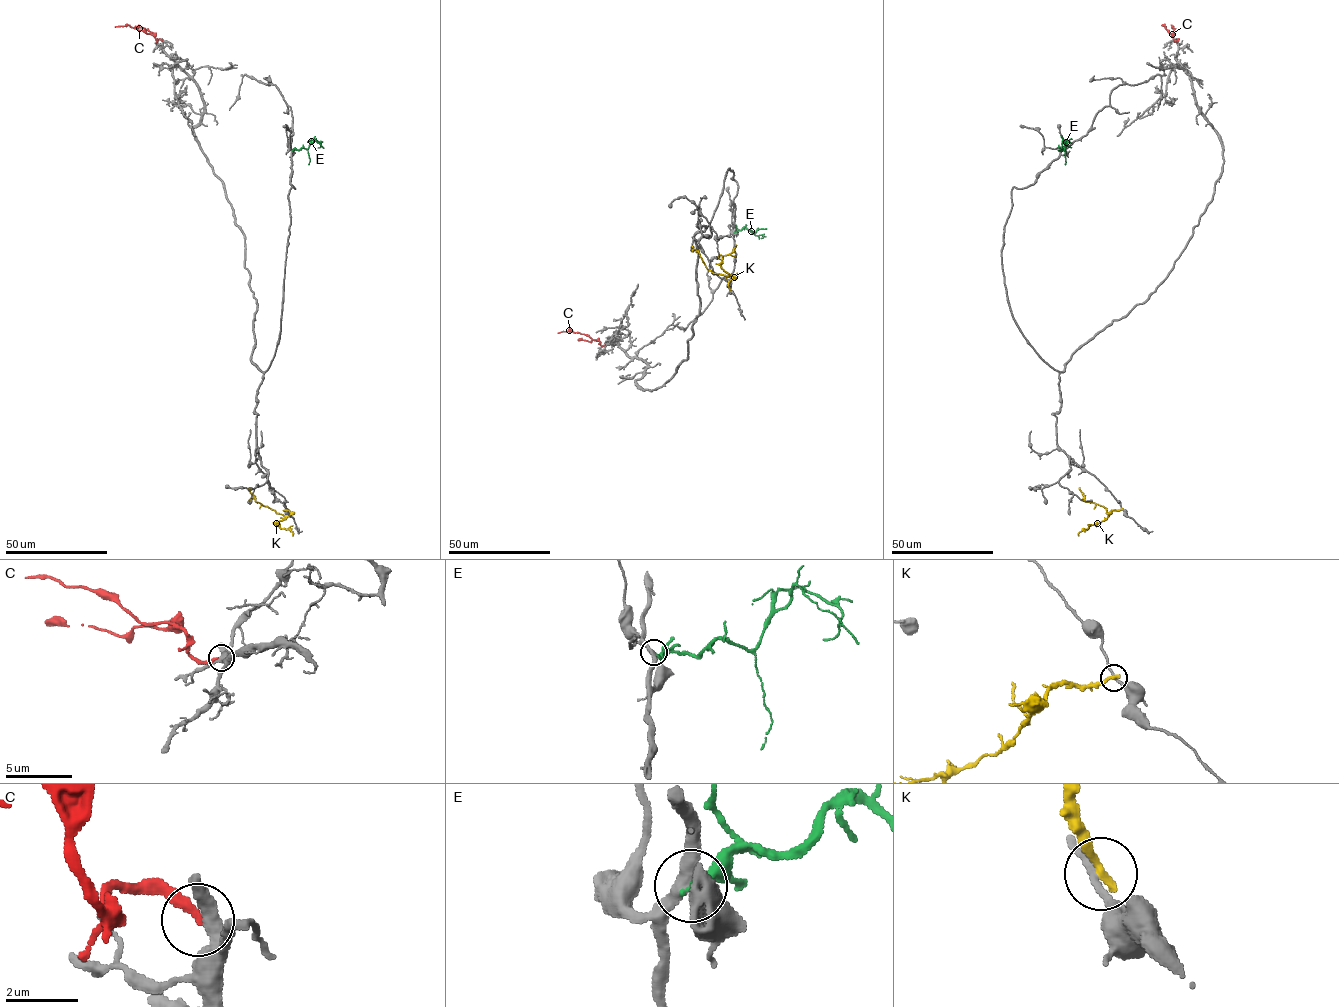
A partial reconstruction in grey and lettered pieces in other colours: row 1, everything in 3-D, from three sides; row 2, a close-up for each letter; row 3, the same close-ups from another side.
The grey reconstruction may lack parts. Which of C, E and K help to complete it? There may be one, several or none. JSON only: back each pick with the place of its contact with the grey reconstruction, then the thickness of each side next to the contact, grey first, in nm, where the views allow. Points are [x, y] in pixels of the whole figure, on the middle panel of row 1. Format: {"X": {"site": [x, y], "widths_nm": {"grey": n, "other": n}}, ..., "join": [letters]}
{"join": []}

